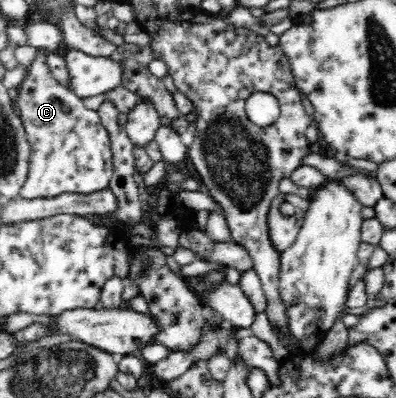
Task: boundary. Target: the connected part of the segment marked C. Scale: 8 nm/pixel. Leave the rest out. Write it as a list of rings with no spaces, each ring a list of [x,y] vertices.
[[[36,49],[32,61],[22,84],[18,88],[16,97],[17,114],[23,121],[28,132],[29,143],[32,144],[31,170],[28,179],[21,188],[22,198],[50,198],[63,192],[95,193],[109,188],[114,172],[114,155],[110,142],[110,135],[103,124],[97,111],[87,109],[84,101],[66,89],[66,85],[58,82],[51,71],[47,70],[47,57],[50,51]]]

